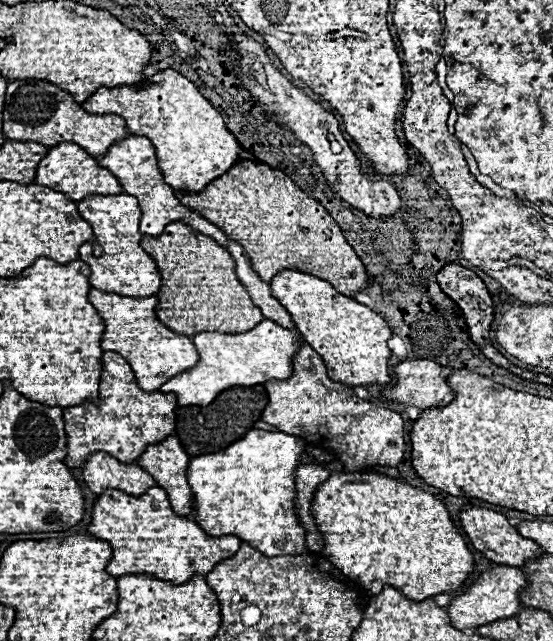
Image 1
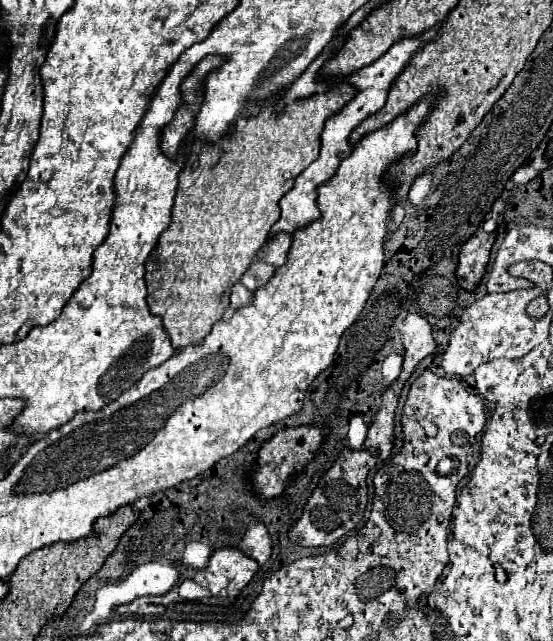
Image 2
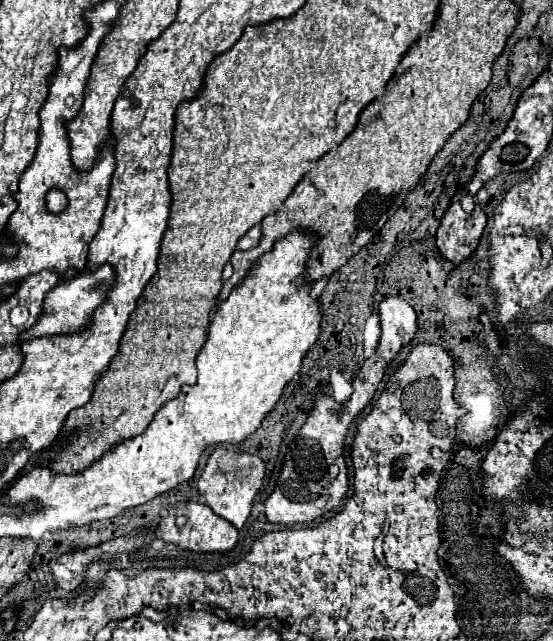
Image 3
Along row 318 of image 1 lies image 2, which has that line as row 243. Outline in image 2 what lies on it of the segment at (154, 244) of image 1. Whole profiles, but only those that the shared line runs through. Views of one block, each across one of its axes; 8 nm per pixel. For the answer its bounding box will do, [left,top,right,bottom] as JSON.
[146,84,354,348]

